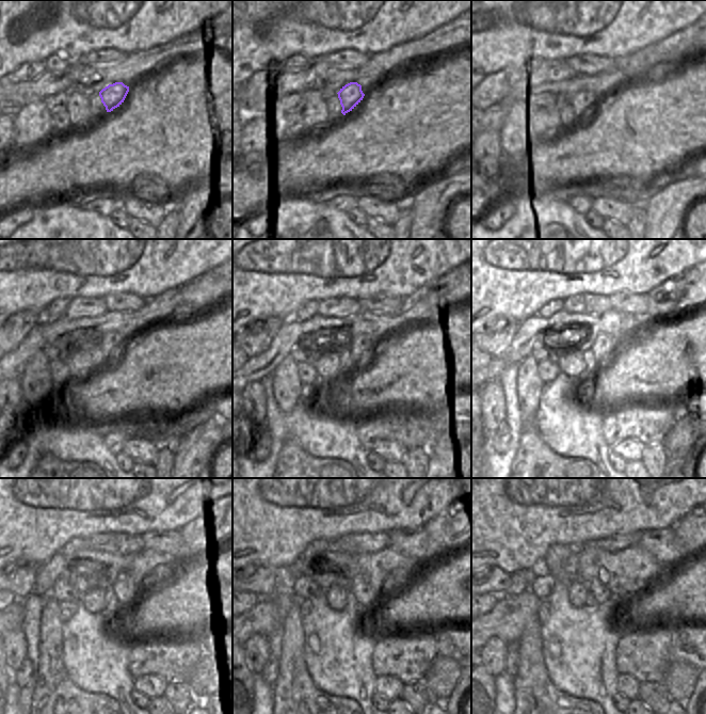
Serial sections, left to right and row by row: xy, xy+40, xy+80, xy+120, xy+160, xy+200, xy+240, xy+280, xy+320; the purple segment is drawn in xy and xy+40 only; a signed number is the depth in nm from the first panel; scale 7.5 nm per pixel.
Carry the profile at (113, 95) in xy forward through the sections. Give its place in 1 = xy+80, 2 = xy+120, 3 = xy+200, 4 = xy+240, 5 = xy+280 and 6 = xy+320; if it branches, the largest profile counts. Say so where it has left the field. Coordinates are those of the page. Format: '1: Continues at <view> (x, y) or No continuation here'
1: Continues at xy+80 (584, 102)
2: Continues at xy+120 (118, 345)
3: Continues at xy+200 (604, 348)
4: Continues at xy+240 (124, 587)
5: Continues at xy+280 (360, 587)
6: Continues at xy+320 (602, 593).

